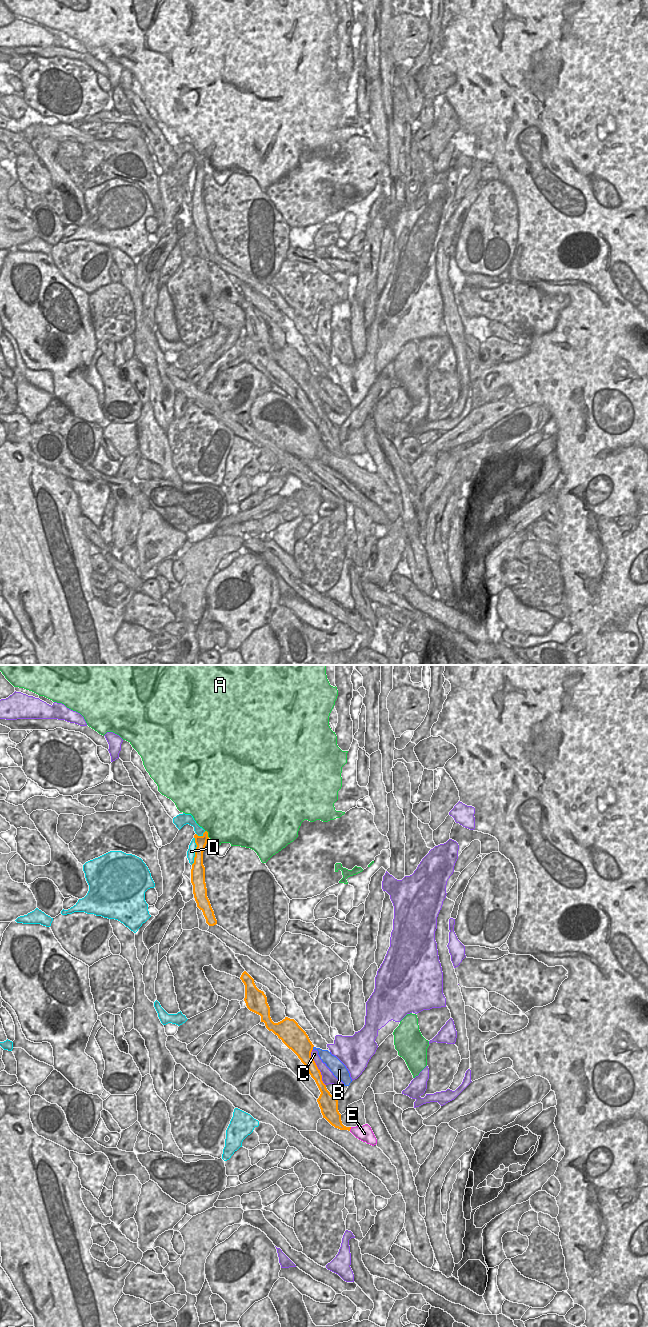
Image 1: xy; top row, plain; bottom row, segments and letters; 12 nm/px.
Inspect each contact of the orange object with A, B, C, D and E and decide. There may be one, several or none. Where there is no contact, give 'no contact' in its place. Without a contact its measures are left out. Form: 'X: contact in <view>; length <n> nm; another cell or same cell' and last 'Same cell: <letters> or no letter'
A: contact in xy; length 110 nm; another cell
B: contact in xy; length 50 nm; another cell
C: contact in xy; length 480 nm; another cell
D: contact in xy; length 340 nm; another cell
E: contact in xy; length 60 nm; another cell
Same cell: no letter

